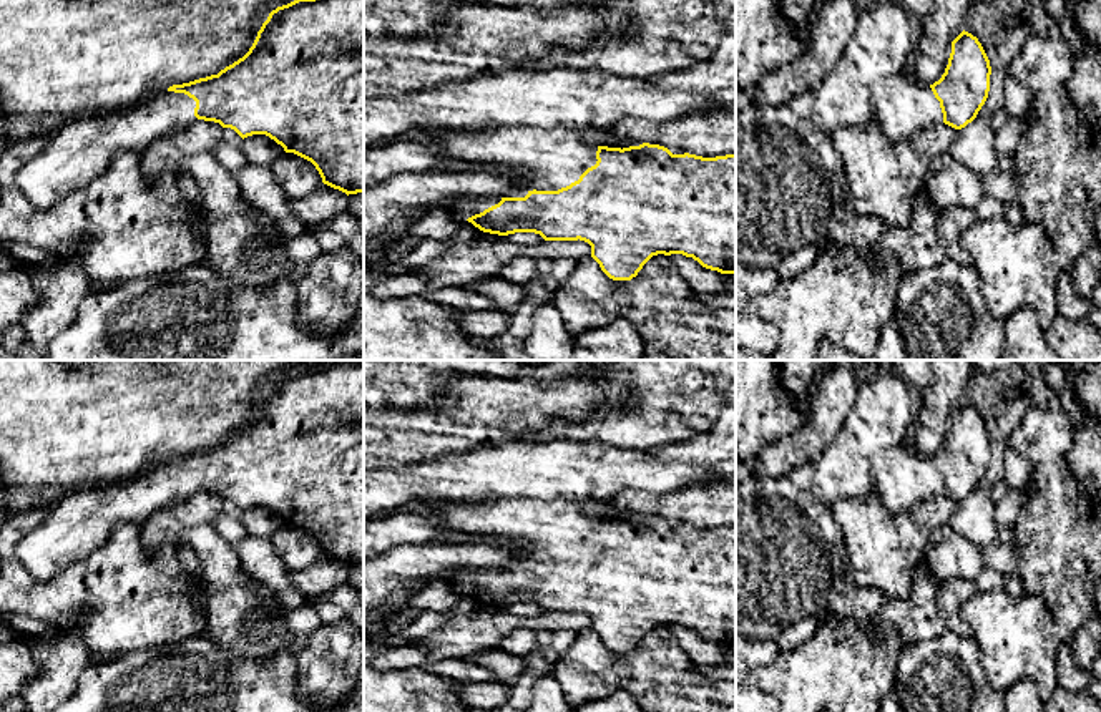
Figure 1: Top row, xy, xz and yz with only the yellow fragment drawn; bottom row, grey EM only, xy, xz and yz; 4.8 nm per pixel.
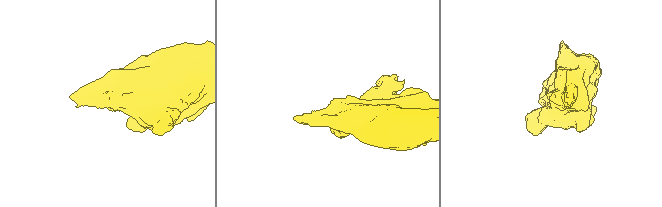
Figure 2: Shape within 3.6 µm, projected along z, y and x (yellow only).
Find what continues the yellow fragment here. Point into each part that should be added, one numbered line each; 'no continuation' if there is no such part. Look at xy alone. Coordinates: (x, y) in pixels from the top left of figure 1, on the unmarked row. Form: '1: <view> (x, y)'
1: xy (77, 525)

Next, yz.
1: yz (902, 480)

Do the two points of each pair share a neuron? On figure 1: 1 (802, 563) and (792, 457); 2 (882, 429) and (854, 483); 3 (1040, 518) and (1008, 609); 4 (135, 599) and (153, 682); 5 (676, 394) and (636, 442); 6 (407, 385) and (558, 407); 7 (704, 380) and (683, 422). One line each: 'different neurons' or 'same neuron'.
1: different neurons
2: same neuron
3: different neurons
4: different neurons
5: same neuron
6: different neurons
7: same neuron

